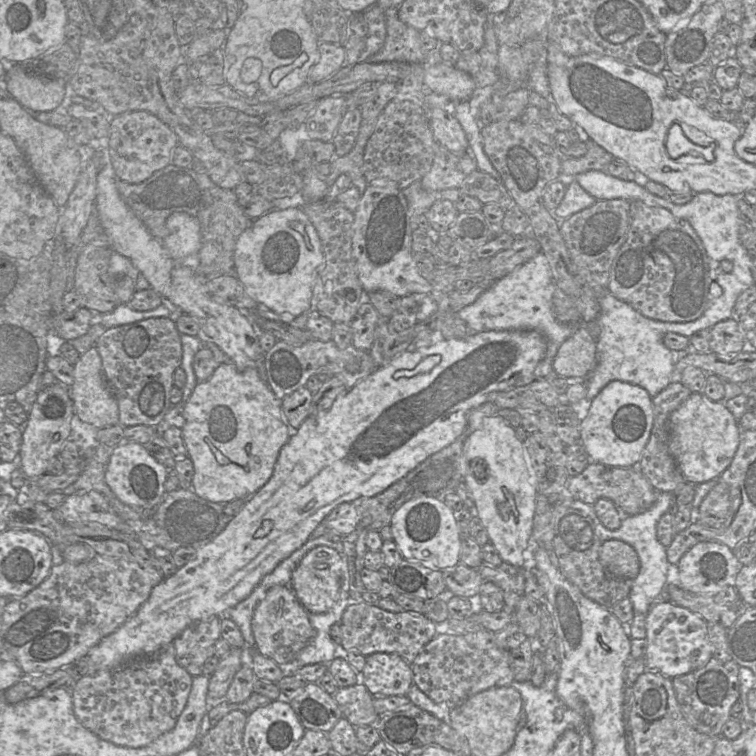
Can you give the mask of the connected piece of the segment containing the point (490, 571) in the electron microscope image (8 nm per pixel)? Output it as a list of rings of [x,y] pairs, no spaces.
[[[506,562],[497,567],[483,563],[477,571],[484,581],[490,581],[502,589],[505,601],[504,609],[512,614],[514,621],[517,604],[524,595],[525,568]]]

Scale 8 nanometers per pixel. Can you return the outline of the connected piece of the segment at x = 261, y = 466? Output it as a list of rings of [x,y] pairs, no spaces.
[[[222,363],[218,365],[208,380],[197,383],[182,411],[182,415],[185,418],[185,424],[181,428],[183,439],[187,448],[188,457],[194,464],[192,490],[199,497],[211,502],[226,504],[235,499],[250,499],[251,496],[260,490],[272,477],[280,451],[291,437],[286,418],[282,411],[282,400],[277,398],[267,382],[263,380],[258,369],[247,368],[240,371],[233,363]]]

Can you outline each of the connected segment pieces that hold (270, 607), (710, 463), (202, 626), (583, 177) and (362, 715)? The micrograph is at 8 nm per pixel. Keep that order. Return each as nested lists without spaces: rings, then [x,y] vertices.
[[[271,587],[255,608],[252,618],[255,651],[272,659],[280,667],[292,666],[300,651],[314,636],[308,614],[290,587]]]
[[[692,393],[668,420],[668,448],[687,483],[697,485],[719,479],[729,467],[739,445],[738,421],[722,402]]]
[[[210,617],[187,627],[174,641],[175,658],[192,677],[202,675],[202,667],[207,659],[214,655],[214,647],[221,637],[220,617]]]
[[[589,170],[576,175],[579,185],[597,200],[624,199],[642,197],[646,188],[635,182],[625,181],[601,170]]]
[[[358,682],[352,686],[338,688],[333,697],[343,717],[354,727],[377,723],[379,715],[373,706],[373,696],[363,683]]]

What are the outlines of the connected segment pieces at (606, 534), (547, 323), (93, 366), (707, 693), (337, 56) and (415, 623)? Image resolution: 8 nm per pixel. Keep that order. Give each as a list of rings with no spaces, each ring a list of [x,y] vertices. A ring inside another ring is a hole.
[[[659,492],[655,503],[640,514],[633,516],[622,515],[621,525],[616,530],[610,530],[600,522],[593,505],[586,504],[573,498],[573,501],[570,502],[570,506],[581,511],[592,520],[596,533],[602,542],[611,539],[621,540],[632,546],[637,552],[640,561],[640,570],[637,577],[632,580],[632,586],[629,593],[629,599],[633,606],[634,615],[630,622],[630,638],[645,639],[645,621],[648,612],[653,604],[665,595],[665,587],[667,583],[670,582],[670,563],[667,560],[667,548],[659,542],[656,528],[660,517],[672,508],[672,493]]]
[[[541,251],[511,273],[496,280],[473,304],[465,306],[457,314],[473,332],[504,330],[539,332],[546,340],[547,349],[534,375],[551,381],[559,377],[553,371],[553,360],[560,346],[571,337],[577,326],[557,319],[552,302],[556,287],[549,262]]]
[[[96,345],[80,355],[78,361],[73,365],[73,375],[74,383],[70,387],[70,397],[74,405],[74,415],[97,428],[119,423],[118,403],[104,378],[102,361]]]
[[[712,658],[704,667],[672,679],[676,700],[686,721],[698,732],[712,737],[722,736],[730,709],[739,701],[739,665],[734,661]]]
[[[321,42],[318,50],[319,58],[309,72],[308,82],[321,82],[344,66],[346,58],[344,44]]]
[[[362,601],[348,606],[341,618],[341,648],[346,652],[371,655],[393,653],[412,664],[422,648],[437,635],[437,625],[423,613],[402,611],[393,613]]]

